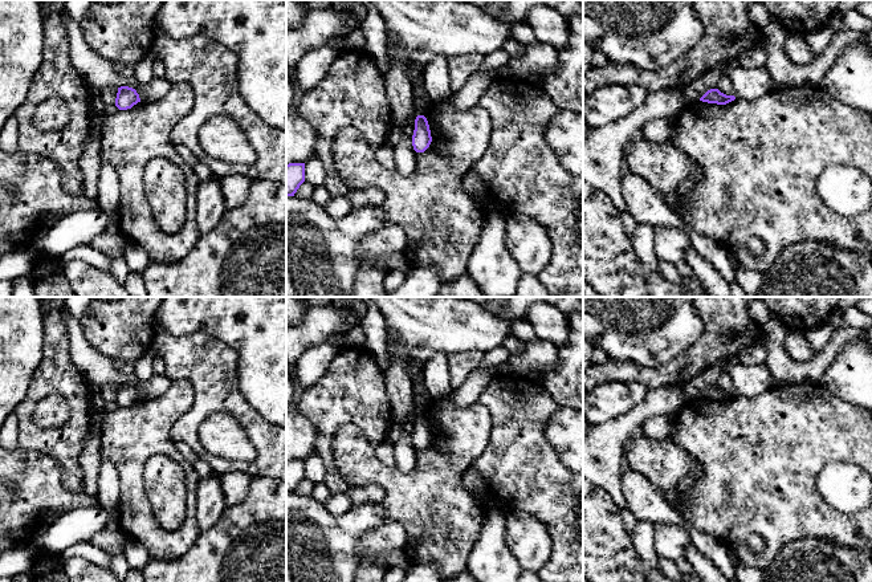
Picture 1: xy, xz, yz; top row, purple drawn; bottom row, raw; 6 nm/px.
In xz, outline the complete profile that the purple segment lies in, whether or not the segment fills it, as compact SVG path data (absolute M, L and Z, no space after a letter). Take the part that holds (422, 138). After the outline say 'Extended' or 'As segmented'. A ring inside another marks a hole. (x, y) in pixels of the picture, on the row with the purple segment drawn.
M424 115L415 119L415 130L412 135L412 146L416 152L424 152L432 142L428 121Z. As segmented

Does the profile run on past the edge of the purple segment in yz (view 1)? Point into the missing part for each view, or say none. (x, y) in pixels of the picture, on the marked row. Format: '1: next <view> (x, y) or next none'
1: next none

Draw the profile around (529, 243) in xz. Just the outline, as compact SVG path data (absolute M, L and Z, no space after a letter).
M506 213L506 247L522 273L538 276L553 260L547 229L526 215Z

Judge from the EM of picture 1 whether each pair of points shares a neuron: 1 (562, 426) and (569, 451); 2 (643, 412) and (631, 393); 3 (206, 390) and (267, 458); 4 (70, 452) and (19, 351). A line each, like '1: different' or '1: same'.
1: same
2: different
3: same
4: different

